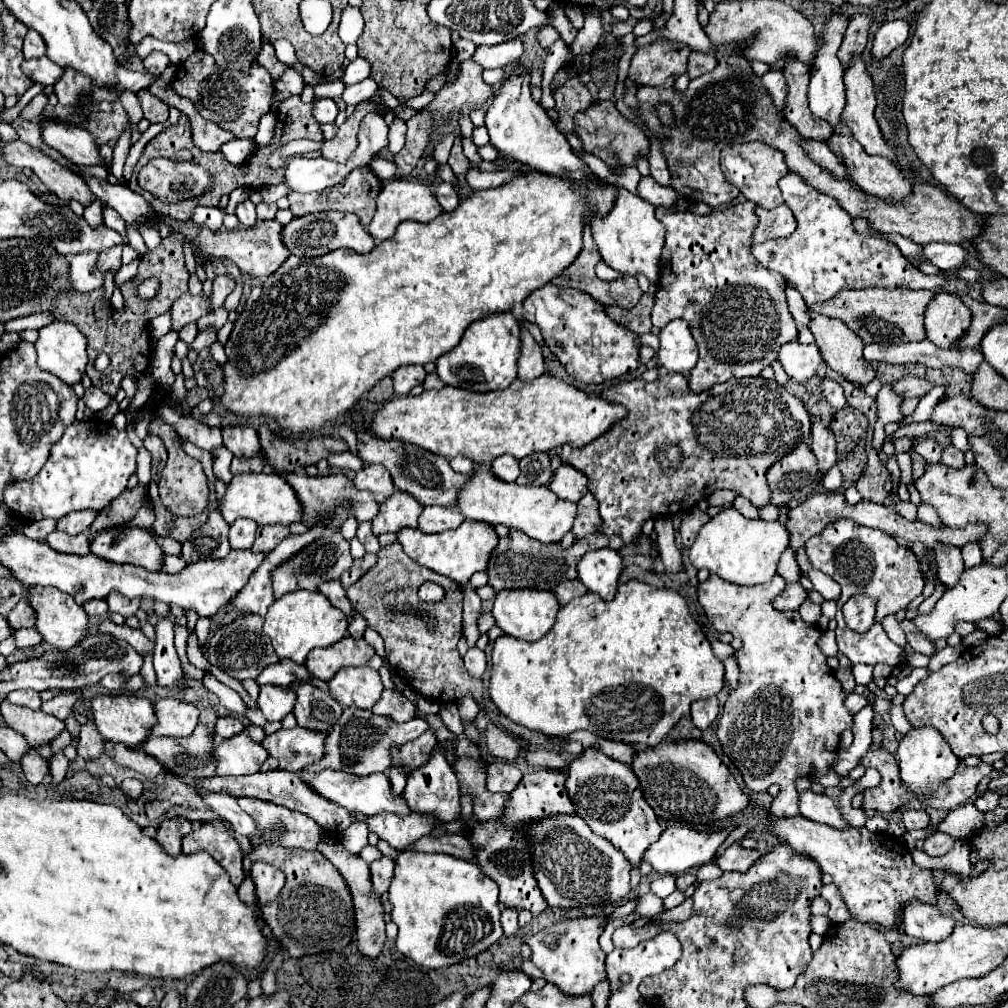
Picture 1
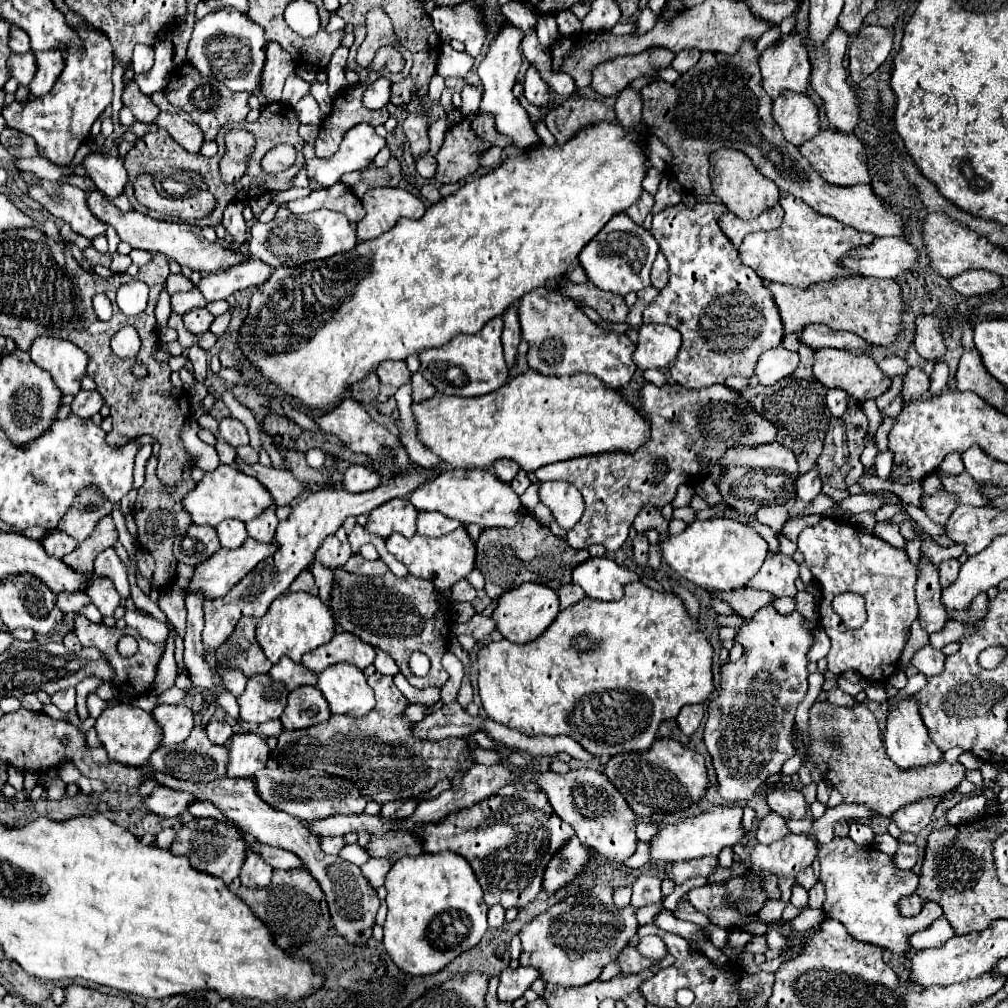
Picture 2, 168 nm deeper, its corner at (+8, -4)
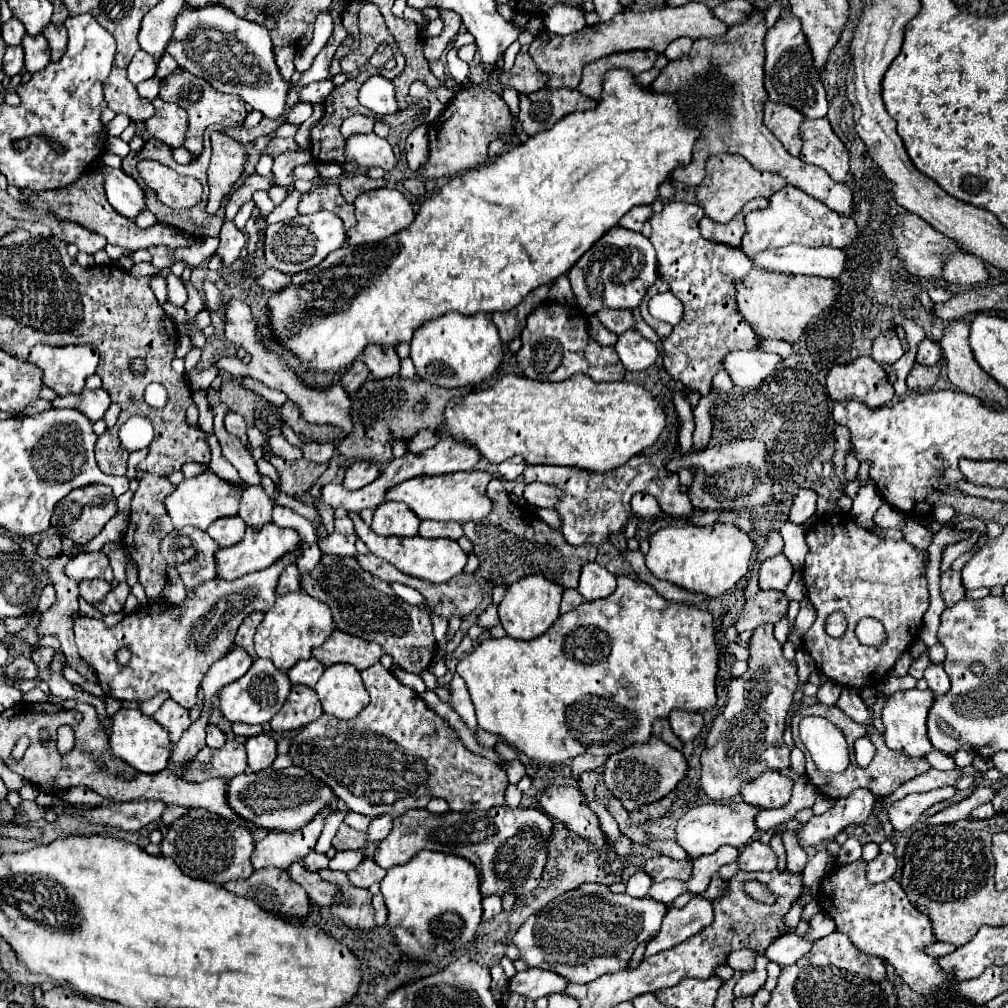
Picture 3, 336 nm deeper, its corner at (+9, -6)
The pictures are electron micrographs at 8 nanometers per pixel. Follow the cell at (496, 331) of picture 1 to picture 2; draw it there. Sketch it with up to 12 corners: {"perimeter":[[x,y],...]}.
{"perimeter":[[502,319],[418,355],[444,395],[474,397],[508,381]]}

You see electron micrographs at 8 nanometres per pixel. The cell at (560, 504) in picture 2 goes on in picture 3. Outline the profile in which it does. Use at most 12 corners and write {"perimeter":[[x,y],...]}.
{"perimeter":[[529,483],[523,499],[535,507],[555,509],[561,489]]}

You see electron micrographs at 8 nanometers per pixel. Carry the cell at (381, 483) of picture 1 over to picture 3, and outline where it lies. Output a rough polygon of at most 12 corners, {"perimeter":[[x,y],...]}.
{"perimeter":[[369,461],[347,467],[343,485],[349,491],[363,489],[379,477]]}

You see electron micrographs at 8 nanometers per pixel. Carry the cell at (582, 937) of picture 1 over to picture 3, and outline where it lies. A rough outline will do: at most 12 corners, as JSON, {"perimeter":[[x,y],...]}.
{"perimeter":[[585,883],[531,915],[527,967],[591,983],[627,967],[667,905]]}

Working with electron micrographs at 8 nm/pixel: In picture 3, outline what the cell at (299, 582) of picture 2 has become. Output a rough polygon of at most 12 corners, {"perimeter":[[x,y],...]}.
{"perimeter":[[297,565],[285,567],[277,593],[301,591]]}

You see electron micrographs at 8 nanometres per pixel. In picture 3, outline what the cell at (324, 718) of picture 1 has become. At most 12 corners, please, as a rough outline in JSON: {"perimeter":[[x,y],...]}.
{"perimeter":[[293,685],[271,719],[275,733],[301,729],[323,713],[317,693]]}

